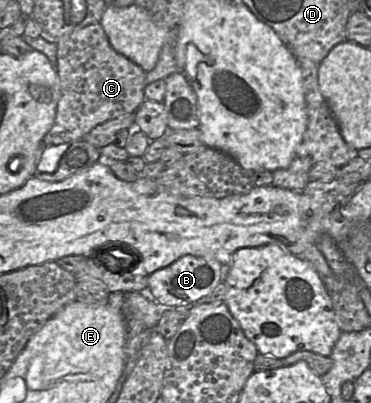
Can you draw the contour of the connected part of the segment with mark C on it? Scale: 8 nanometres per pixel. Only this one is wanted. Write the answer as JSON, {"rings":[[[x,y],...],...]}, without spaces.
{"rings":[[[100,23],[89,24],[57,43],[56,72],[61,96],[54,124],[42,140],[41,156],[46,147],[71,144],[108,120],[135,113],[145,101],[146,72],[113,49]]]}

